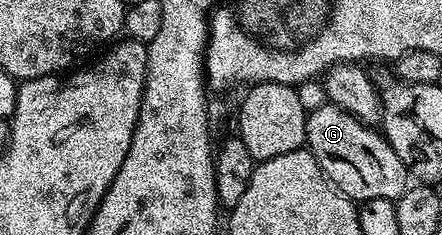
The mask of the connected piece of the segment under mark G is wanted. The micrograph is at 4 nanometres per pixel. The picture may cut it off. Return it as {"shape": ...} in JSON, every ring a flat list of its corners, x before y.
{"shape":[[333,105,310,111,307,116,306,149,323,169,323,175,335,189,356,203,378,198,398,199,409,185,409,175,401,156,393,152,378,129,358,122,349,112]]}

